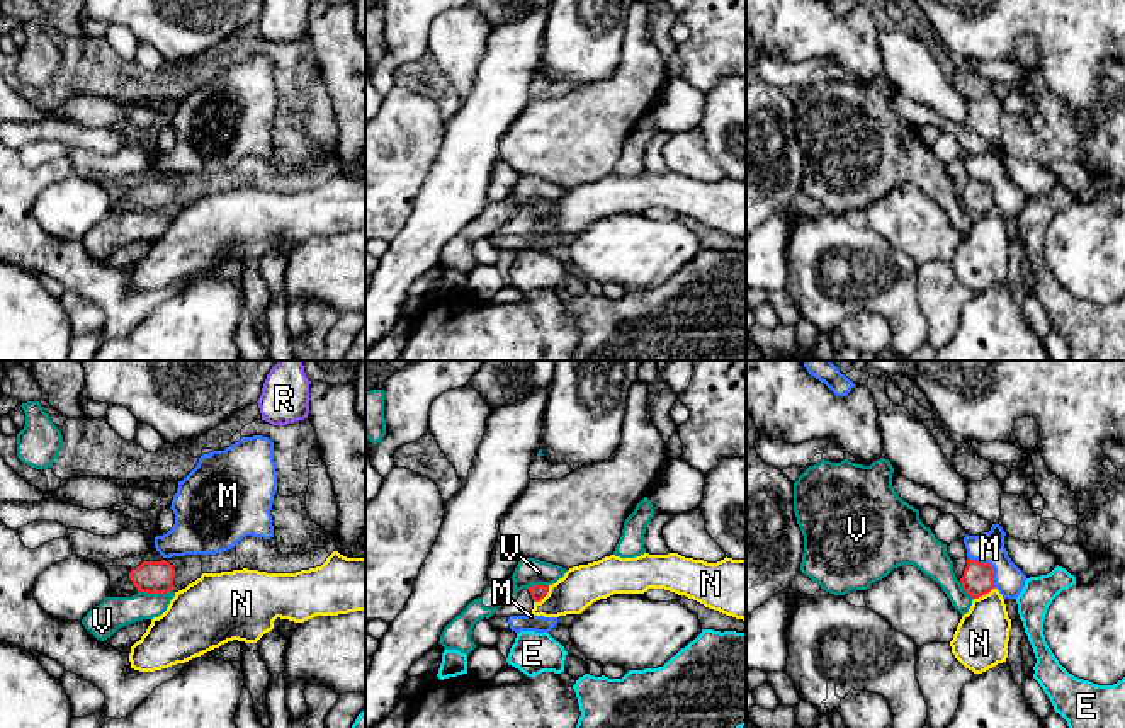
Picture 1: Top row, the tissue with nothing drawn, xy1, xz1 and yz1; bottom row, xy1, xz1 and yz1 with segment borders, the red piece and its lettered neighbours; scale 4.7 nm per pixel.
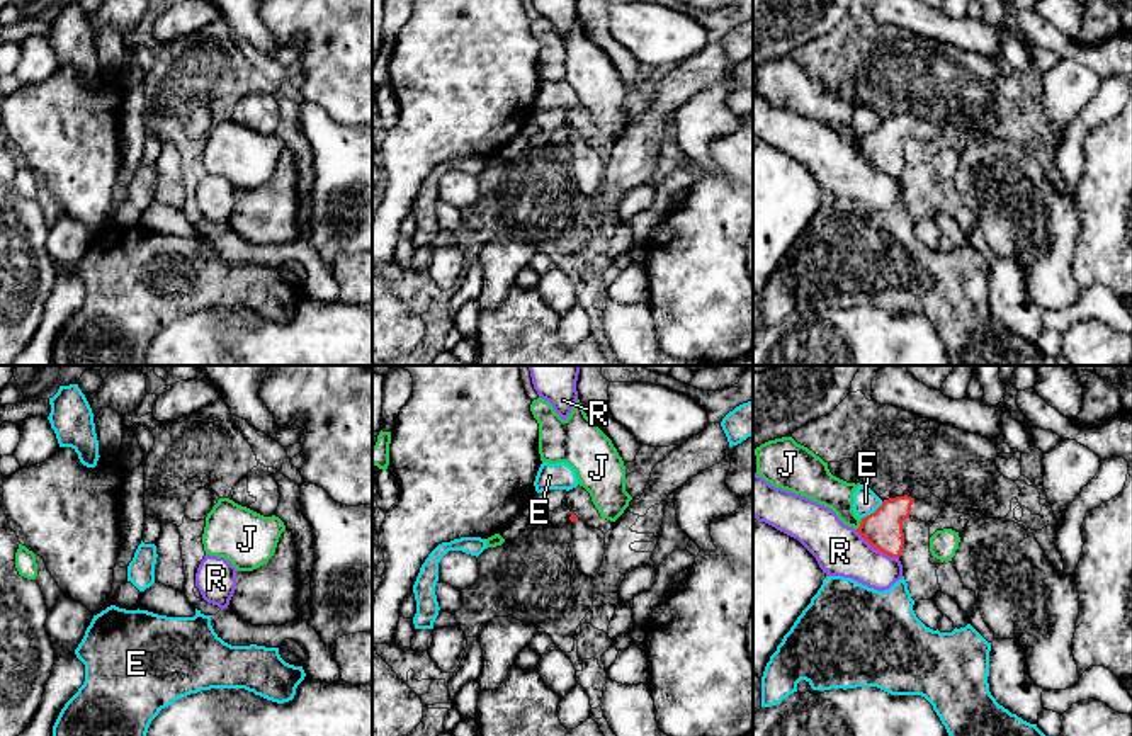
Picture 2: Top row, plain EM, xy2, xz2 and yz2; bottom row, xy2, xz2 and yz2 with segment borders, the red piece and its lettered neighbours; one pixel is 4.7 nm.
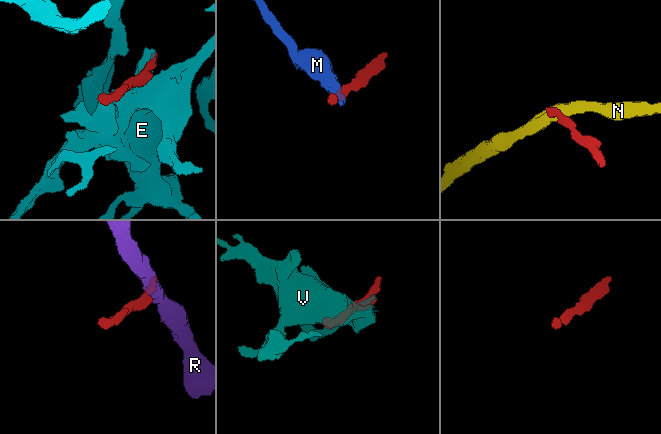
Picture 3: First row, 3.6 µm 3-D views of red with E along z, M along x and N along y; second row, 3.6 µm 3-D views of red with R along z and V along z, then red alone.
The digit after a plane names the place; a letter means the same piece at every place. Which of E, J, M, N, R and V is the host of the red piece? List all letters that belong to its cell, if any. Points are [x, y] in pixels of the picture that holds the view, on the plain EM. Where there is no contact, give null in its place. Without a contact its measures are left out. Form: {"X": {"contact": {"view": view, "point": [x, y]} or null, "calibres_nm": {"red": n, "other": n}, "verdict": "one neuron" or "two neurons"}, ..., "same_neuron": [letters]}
{"E": {"contact": {"view": "yz2", "point": [874, 131]}, "calibres_nm": {"red": 190, "other": 120}, "verdict": "two neurons"}, "J": {"contact": {"view": "yz2", "point": [860, 143]}, "calibres_nm": {"red": 190, "other": 150}, "verdict": "two neurons"}, "M": {"contact": {"view": "yz1", "point": [991, 186]}, "calibres_nm": {"red": 150, "other": 140}, "verdict": "two neurons"}, "N": {"contact": {"view": "xz1", "point": [544, 215]}, "calibres_nm": {"red": 70, "other": 190}, "verdict": "two neurons"}, "R": {"contact": {"view": "yz2", "point": [877, 169]}, "calibres_nm": {"red": 190, "other": 240}, "verdict": "two neurons"}, "V": {"contact": {"view": "xy1", "point": [155, 211]}, "calibres_nm": {"red": 160, "other": 160}, "verdict": "two neurons"}, "same_neuron": []}

